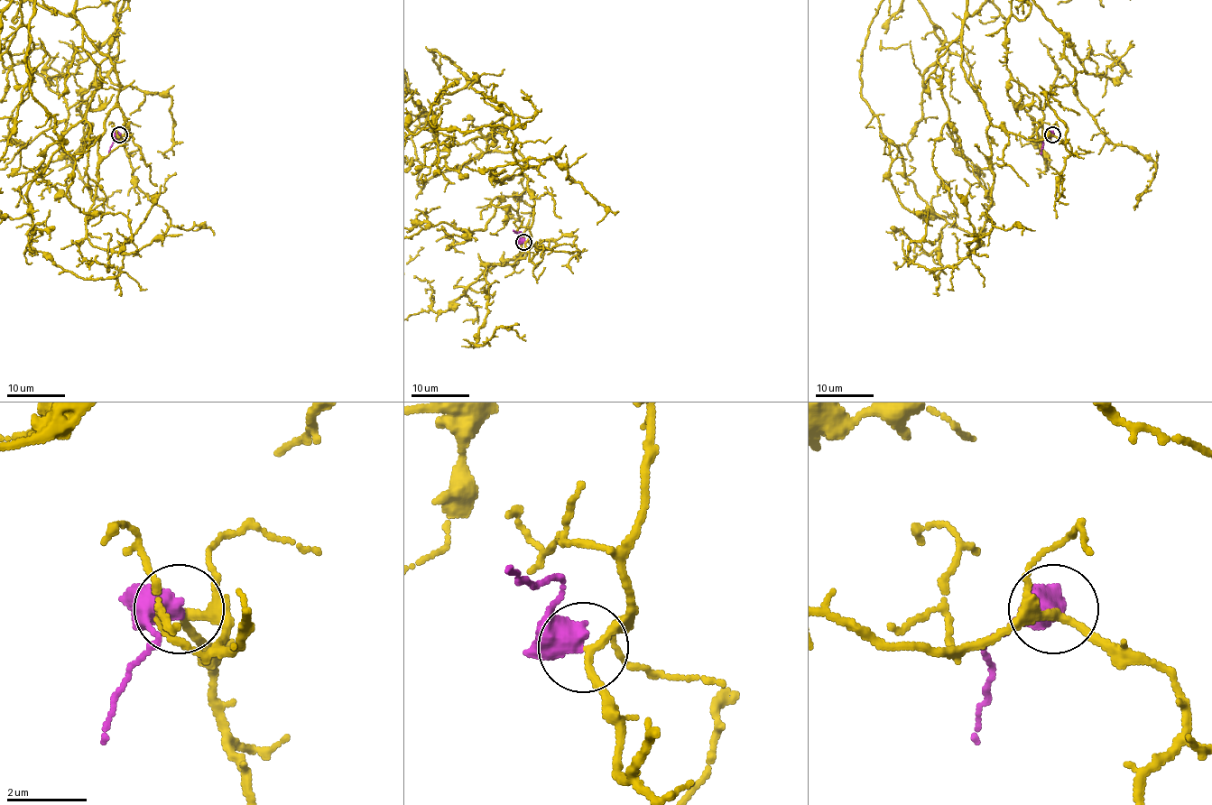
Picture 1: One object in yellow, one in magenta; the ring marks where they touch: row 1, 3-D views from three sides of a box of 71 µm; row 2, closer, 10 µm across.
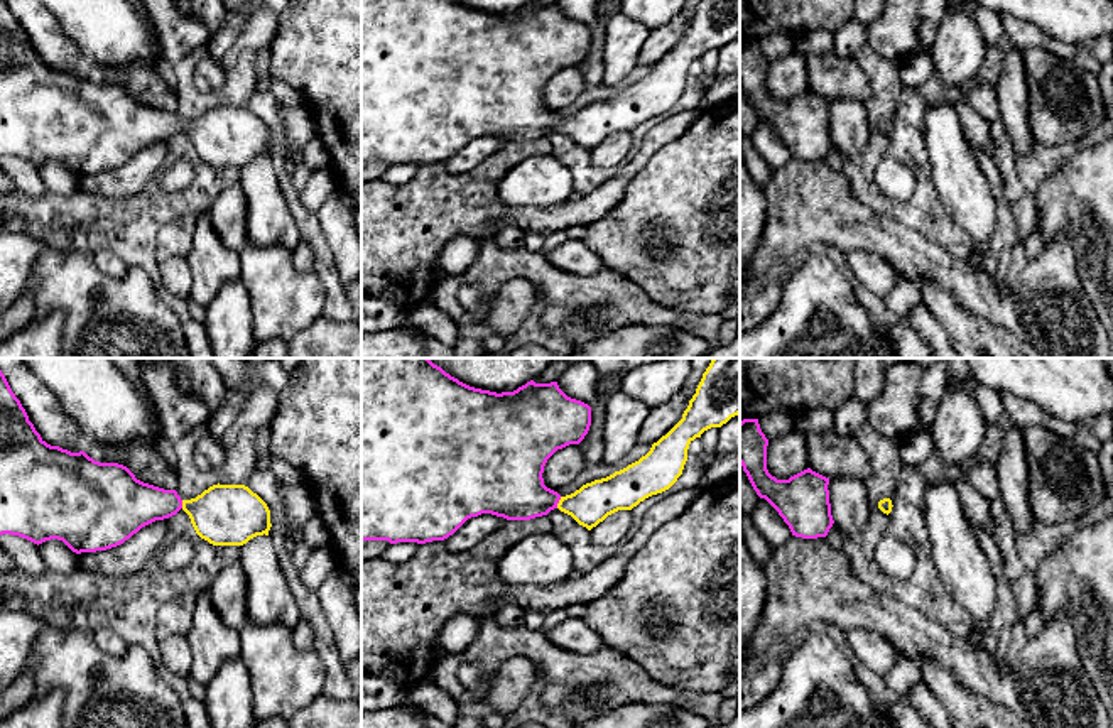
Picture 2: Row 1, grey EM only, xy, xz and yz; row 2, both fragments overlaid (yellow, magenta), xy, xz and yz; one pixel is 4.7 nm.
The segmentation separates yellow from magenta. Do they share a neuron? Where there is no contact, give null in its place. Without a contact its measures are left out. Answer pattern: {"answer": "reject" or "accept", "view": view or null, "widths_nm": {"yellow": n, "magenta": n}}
{"answer": "accept", "view": "xz", "widths_nm": {"yellow": 190, "magenta": 320}}

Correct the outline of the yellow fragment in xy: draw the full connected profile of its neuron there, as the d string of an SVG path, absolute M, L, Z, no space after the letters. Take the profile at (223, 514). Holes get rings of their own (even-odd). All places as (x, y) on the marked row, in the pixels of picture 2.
M0 370L0 535L19 535L37 546L57 539L76 554L96 552L123 544L142 527L169 519L181 508L189 515L196 534L213 546L243 546L257 535L269 535L272 527L267 503L245 485L218 483L196 498L182 500L176 490L164 490L137 480L123 465L100 463L84 451L71 453L47 444L29 421Z

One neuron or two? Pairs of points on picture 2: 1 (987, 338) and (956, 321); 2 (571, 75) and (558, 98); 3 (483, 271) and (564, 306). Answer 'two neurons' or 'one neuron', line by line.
1: one neuron
2: one neuron
3: one neuron

